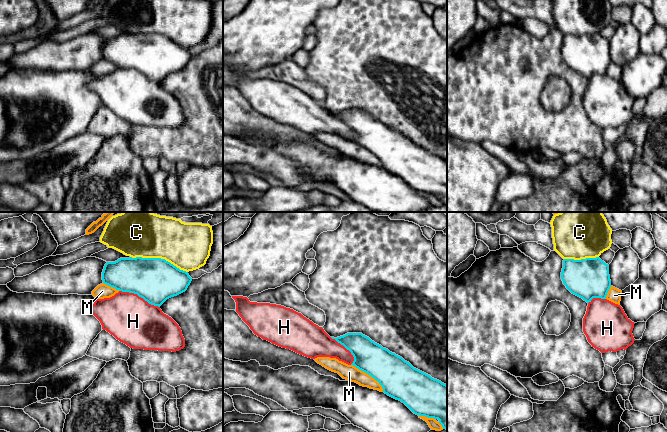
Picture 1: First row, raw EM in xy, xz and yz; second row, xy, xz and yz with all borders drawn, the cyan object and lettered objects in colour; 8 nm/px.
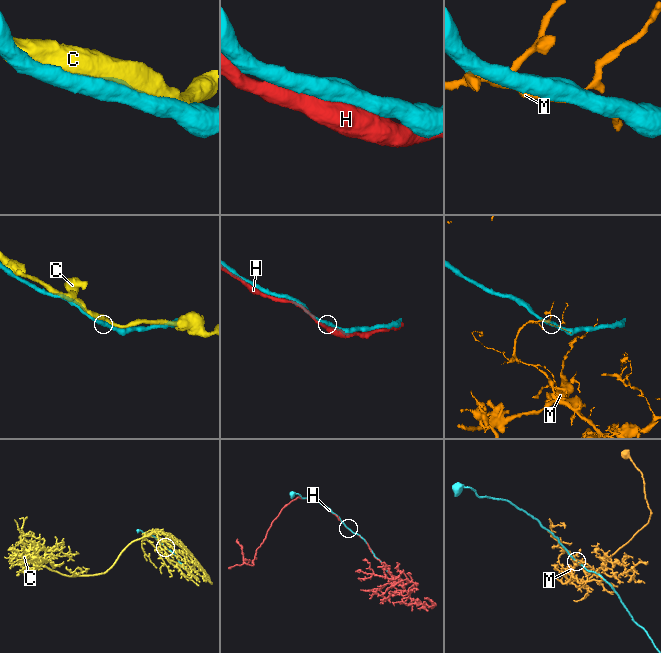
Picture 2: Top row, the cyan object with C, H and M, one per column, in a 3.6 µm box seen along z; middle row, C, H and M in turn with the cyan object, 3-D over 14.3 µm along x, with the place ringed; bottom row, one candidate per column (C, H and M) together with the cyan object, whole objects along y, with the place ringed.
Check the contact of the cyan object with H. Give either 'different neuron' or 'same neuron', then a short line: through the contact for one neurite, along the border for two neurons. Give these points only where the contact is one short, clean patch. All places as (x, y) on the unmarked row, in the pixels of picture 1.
same neuron

